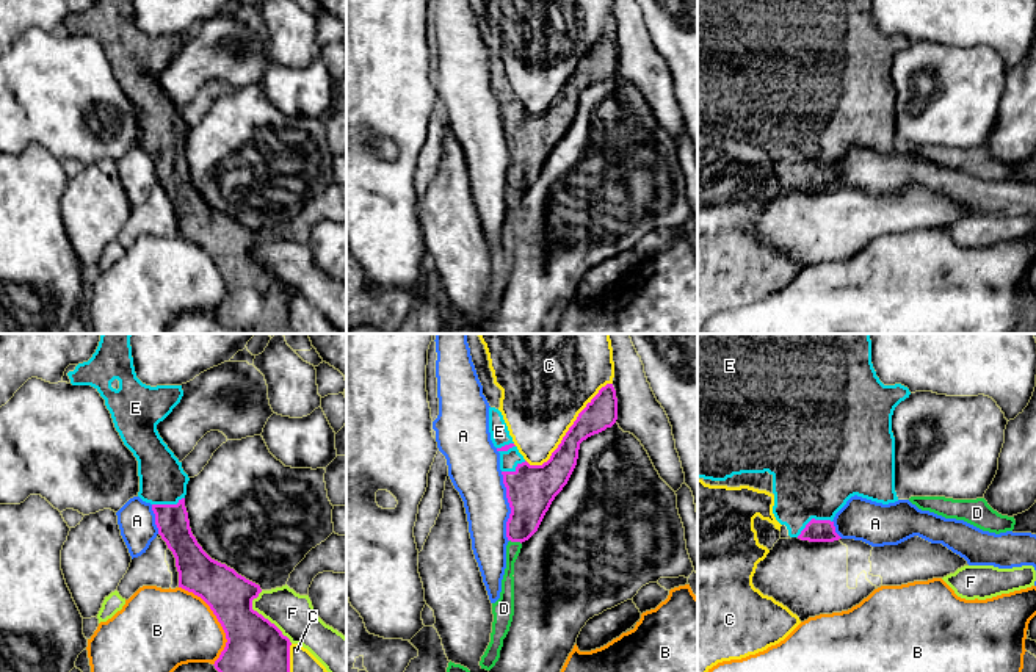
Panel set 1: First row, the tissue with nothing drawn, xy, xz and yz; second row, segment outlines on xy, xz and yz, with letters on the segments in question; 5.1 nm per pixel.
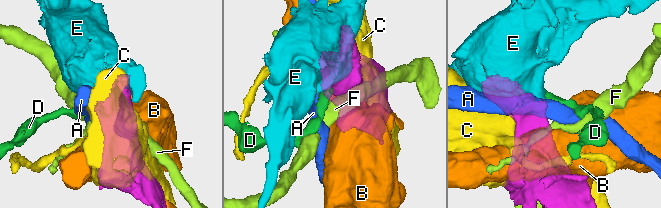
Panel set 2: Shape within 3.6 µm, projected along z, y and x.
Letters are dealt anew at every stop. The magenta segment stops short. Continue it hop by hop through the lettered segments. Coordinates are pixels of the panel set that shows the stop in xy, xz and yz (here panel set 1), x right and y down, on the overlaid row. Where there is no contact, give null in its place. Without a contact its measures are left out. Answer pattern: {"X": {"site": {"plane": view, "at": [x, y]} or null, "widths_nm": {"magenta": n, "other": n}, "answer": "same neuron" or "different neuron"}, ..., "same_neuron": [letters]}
{"A": {"site": {"plane": "xz", "at": [510, 506]}, "widths_nm": {"magenta": 260, "other": 260}, "answer": "different neuron"}, "B": {"site": {"plane": "xy", "at": [218, 621]}, "widths_nm": {"magenta": 280, "other": 400}, "answer": "different neuron"}, "C": {"site": {"plane": "xz", "at": [569, 429]}, "widths_nm": {"magenta": 160, "other": 440}, "answer": "different neuron"}, "D": {"site": {"plane": "xz", "at": [516, 541]}, "widths_nm": {"magenta": 220, "other": 80}, "answer": "different neuron"}, "E": {"site": {"plane": "yz", "at": [812, 519]}, "widths_nm": {"magenta": 110, "other": 460}, "answer": "same neuron"}, "F": {"site": {"plane": "xy", "at": [262, 616]}, "widths_nm": {"magenta": 280, "other": 220}, "answer": "different neuron"}, "same_neuron": ["E"]}

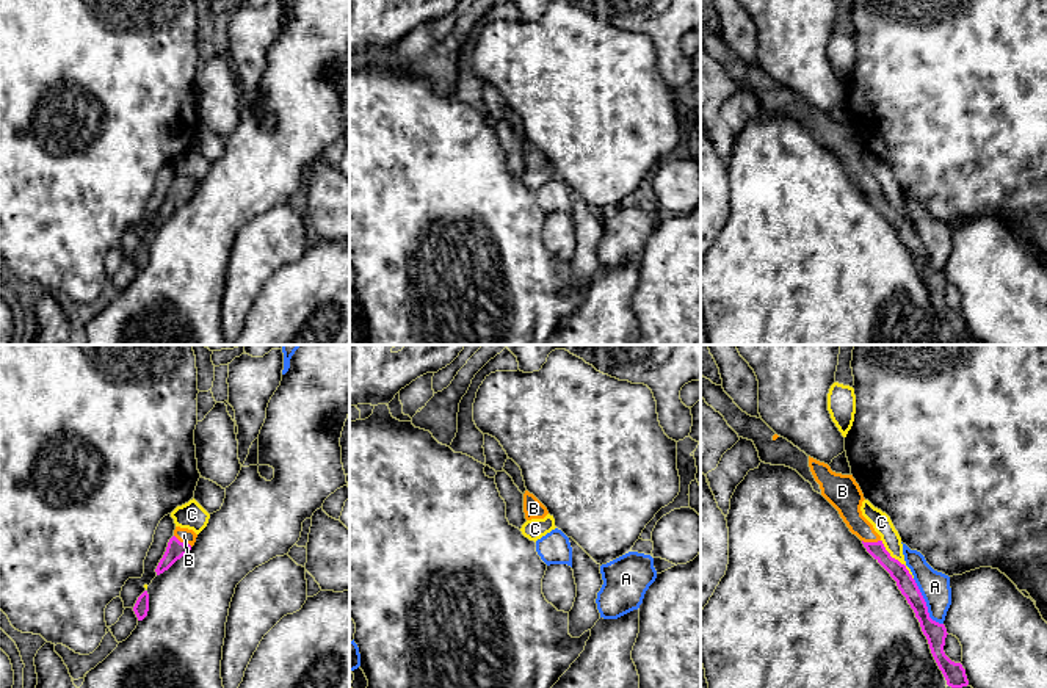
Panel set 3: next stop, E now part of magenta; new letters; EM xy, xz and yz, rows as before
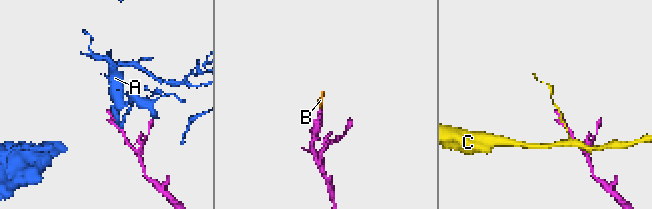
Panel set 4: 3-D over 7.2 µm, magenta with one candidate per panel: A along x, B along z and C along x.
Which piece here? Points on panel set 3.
{"A": {"site": {"plane": "yz", "at": [925, 604]}, "widths_nm": {"magenta": 110, "other": 160}, "answer": "different neuron"}, "B": {"site": {"plane": "yz", "at": [872, 543]}, "widths_nm": {"magenta": 90, "other": 140}, "answer": "same neuron"}, "C": {"site": {"plane": "yz", "at": [897, 560]}, "widths_nm": {"magenta": 90, "other": 100}, "answer": "different neuron"}, "same_neuron": ["B"]}

